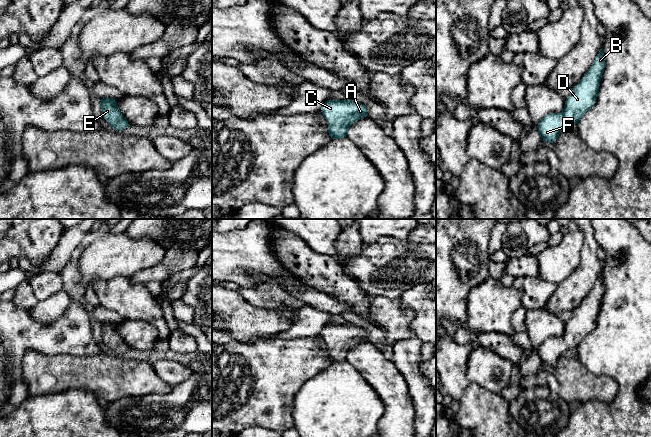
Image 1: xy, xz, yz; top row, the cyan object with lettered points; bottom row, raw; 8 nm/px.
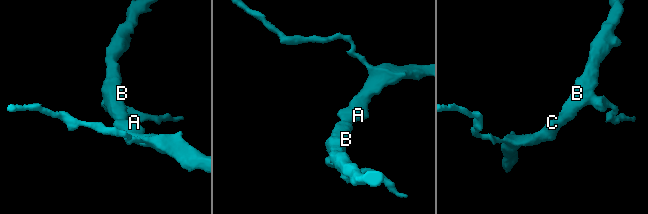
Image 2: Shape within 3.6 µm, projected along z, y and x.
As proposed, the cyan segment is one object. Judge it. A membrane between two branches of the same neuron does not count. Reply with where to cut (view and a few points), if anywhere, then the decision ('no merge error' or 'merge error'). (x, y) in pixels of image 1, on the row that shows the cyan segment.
cut none; no merge error

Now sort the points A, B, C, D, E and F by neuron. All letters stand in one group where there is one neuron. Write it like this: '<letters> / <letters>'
A B C D E F

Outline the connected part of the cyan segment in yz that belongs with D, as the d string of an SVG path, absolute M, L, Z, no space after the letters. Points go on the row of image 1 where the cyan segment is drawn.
M601 48L591 68L565 99L564 110L561 113L548 113L536 124L542 141L554 144L567 126L577 125L583 115L595 105L604 69L605 56Z

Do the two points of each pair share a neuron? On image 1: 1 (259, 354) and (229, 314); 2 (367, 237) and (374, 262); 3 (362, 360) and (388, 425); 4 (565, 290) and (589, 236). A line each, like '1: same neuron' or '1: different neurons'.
1: different neurons
2: different neurons
3: same neuron
4: same neuron

